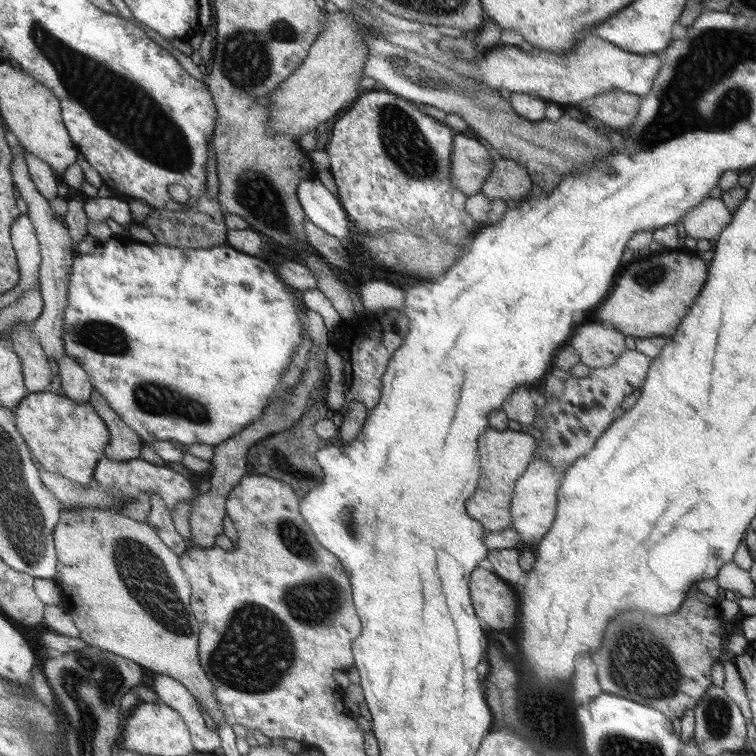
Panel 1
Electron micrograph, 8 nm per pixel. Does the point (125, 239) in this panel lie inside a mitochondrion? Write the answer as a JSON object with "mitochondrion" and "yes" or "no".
{"mitochondrion":"no"}

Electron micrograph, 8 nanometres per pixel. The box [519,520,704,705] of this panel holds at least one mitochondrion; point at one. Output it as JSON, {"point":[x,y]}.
{"point":[649,666]}

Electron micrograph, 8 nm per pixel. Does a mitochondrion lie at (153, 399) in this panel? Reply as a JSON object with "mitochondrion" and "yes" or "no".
{"mitochondrion":"yes"}

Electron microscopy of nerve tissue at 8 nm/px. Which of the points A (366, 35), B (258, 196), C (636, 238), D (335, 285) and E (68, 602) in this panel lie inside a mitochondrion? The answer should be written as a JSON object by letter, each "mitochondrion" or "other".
{"A":"other","B":"mitochondrion","C":"other","D":"mitochondrion","E":"other"}

